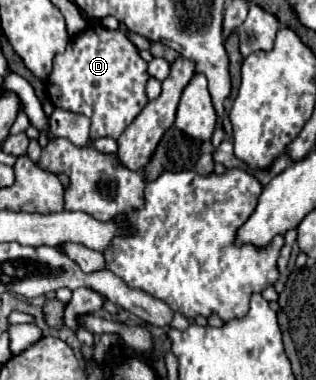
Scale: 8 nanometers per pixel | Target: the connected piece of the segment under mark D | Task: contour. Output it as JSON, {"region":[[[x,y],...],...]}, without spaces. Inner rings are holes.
{"region":[[[90,26],[70,40],[66,50],[54,58],[54,70],[46,82],[50,102],[90,118],[90,138],[118,138],[148,104],[146,62],[136,44],[122,30]]]}

